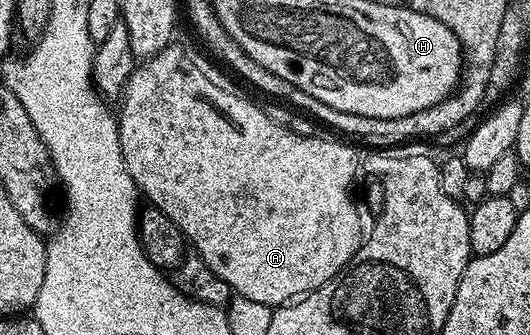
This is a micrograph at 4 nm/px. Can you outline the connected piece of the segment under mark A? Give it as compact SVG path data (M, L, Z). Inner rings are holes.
M170 46L159 54L142 59L136 65L125 87L125 95L120 101L119 108L119 138L127 170L133 181L137 183L137 191L145 196L152 207L158 208L179 230L184 234L186 241L191 245L192 251L207 262L207 266L238 297L251 299L268 306L288 304L300 297L313 292L323 286L331 278L335 278L349 265L349 260L354 256L363 243L363 228L361 232L361 216L353 205L353 179L359 172L359 156L352 152L345 144L337 140L324 140L321 136L300 136L281 124L276 124L263 109L257 104L252 104L245 96L236 96L228 92L221 84L216 84L211 77L184 52L181 48Z

